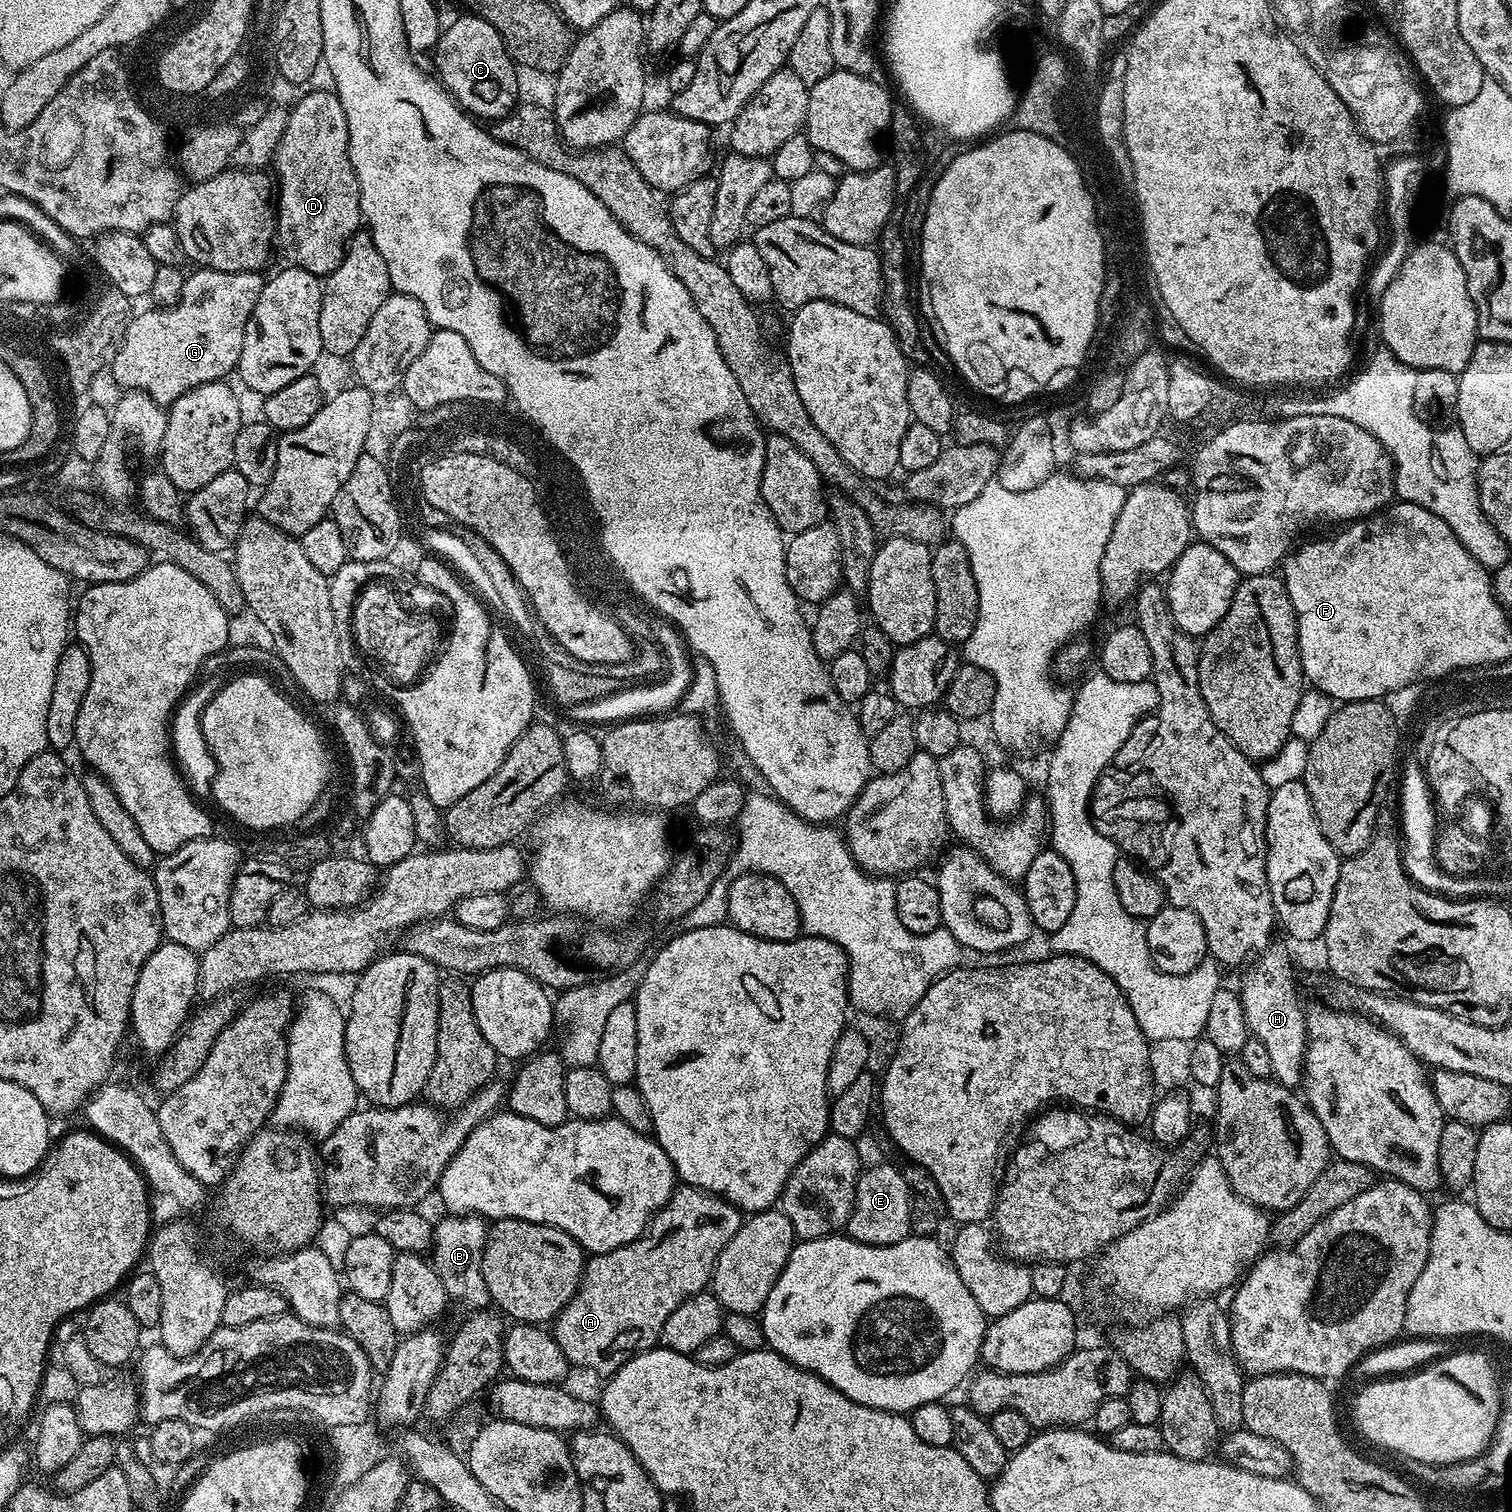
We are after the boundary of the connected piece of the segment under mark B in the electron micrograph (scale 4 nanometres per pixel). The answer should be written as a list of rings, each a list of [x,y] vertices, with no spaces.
[[[446,1216],[433,1229],[432,1265],[439,1275],[443,1290],[451,1301],[460,1302],[467,1311],[483,1311],[491,1305],[489,1288],[484,1274],[485,1244],[488,1241],[489,1225],[483,1217]]]

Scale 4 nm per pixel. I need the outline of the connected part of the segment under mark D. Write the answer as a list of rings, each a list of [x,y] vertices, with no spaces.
[[[335,91],[328,92],[308,92],[296,105],[291,105],[286,122],[286,130],[282,134],[282,142],[278,146],[274,157],[275,179],[278,181],[278,203],[276,210],[276,234],[275,243],[284,251],[284,256],[289,265],[297,268],[304,268],[308,272],[314,273],[317,278],[327,277],[339,266],[344,257],[344,249],[348,246],[348,239],[361,227],[362,217],[360,215],[360,191],[356,181],[356,171],[352,169],[352,163],[348,157],[348,127],[346,126],[346,110],[342,110],[342,102],[337,98]]]

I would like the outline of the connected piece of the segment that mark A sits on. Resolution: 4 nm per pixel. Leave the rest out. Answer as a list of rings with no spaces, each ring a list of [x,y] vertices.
[[[680,1186],[672,1193],[667,1204],[653,1215],[648,1227],[644,1229],[644,1232],[638,1239],[621,1248],[615,1248],[613,1252],[601,1252],[593,1255],[584,1265],[584,1277],[580,1280],[579,1290],[572,1295],[572,1301],[568,1303],[567,1307],[560,1312],[560,1315],[554,1321],[556,1341],[566,1354],[569,1365],[576,1367],[577,1364],[578,1367],[589,1368],[592,1372],[611,1374],[618,1371],[628,1360],[633,1360],[640,1352],[646,1352],[650,1348],[657,1347],[660,1331],[666,1322],[666,1318],[670,1318],[670,1314],[674,1314],[674,1310],[681,1302],[690,1296],[696,1296],[699,1292],[705,1291],[709,1287],[712,1272],[716,1269],[716,1260],[730,1242],[730,1238],[734,1238],[734,1234],[738,1234],[741,1223],[742,1213],[740,1209],[733,1206],[728,1200],[723,1200],[720,1196],[713,1196],[710,1192],[703,1192],[701,1188]]]

